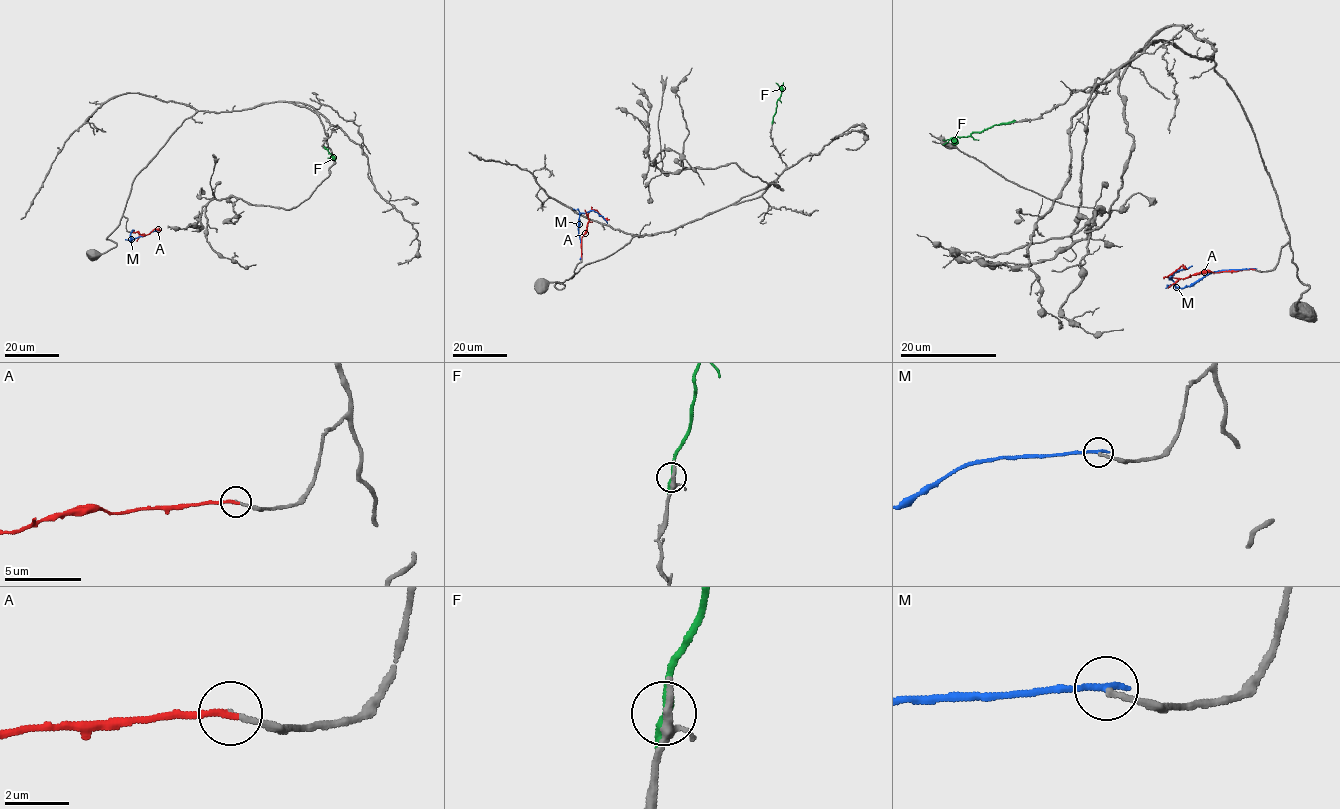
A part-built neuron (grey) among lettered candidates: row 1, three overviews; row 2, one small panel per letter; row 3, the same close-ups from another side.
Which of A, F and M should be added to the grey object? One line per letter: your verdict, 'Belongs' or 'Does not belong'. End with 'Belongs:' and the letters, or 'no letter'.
A: Belongs
F: Does not belong
M: Does not belong
Belongs: A

